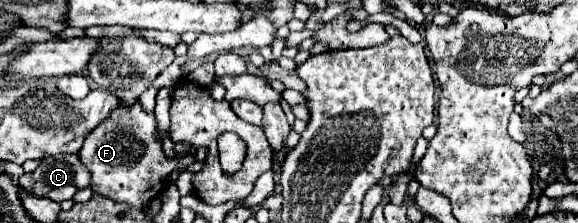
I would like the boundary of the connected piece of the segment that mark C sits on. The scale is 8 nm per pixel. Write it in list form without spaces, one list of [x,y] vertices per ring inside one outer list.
[[[78,155],[44,157],[34,173],[26,173],[18,183],[34,195],[44,195],[56,203],[72,199],[76,191],[88,187],[90,171],[82,165]]]

